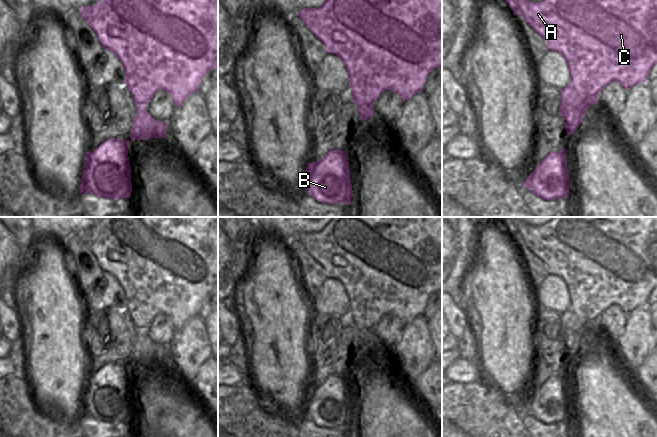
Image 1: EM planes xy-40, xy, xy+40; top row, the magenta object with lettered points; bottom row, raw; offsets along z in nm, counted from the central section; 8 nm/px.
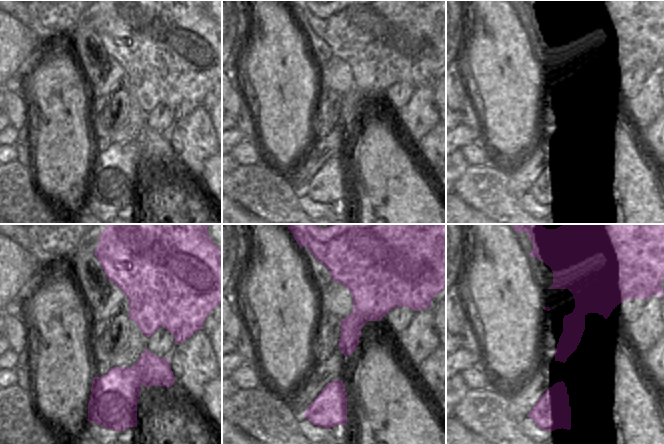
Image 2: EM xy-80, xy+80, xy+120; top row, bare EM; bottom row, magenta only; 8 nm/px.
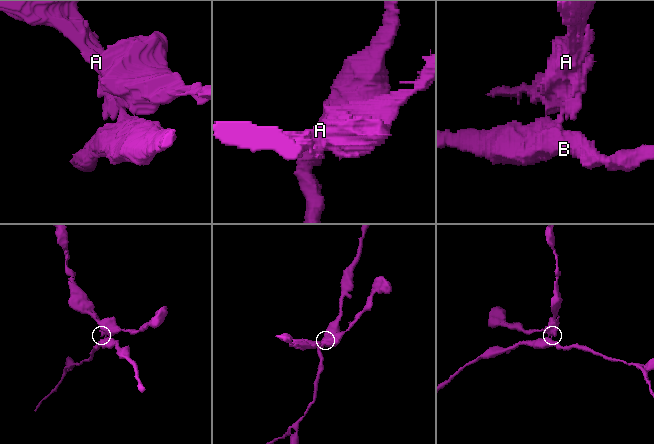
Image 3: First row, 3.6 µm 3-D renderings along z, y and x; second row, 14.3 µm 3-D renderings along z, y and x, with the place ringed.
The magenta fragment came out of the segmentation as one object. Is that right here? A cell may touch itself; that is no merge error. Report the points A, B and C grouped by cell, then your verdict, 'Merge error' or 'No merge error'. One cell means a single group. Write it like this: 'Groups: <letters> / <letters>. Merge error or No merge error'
Groups: A C / B. Merge error

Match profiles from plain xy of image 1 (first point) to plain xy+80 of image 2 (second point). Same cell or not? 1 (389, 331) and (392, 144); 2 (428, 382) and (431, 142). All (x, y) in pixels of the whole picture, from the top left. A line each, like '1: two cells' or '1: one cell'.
1: two cells
2: one cell

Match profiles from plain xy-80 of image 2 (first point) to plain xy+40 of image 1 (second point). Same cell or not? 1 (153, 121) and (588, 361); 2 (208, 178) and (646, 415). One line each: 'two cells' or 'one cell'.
1: two cells
2: two cells

